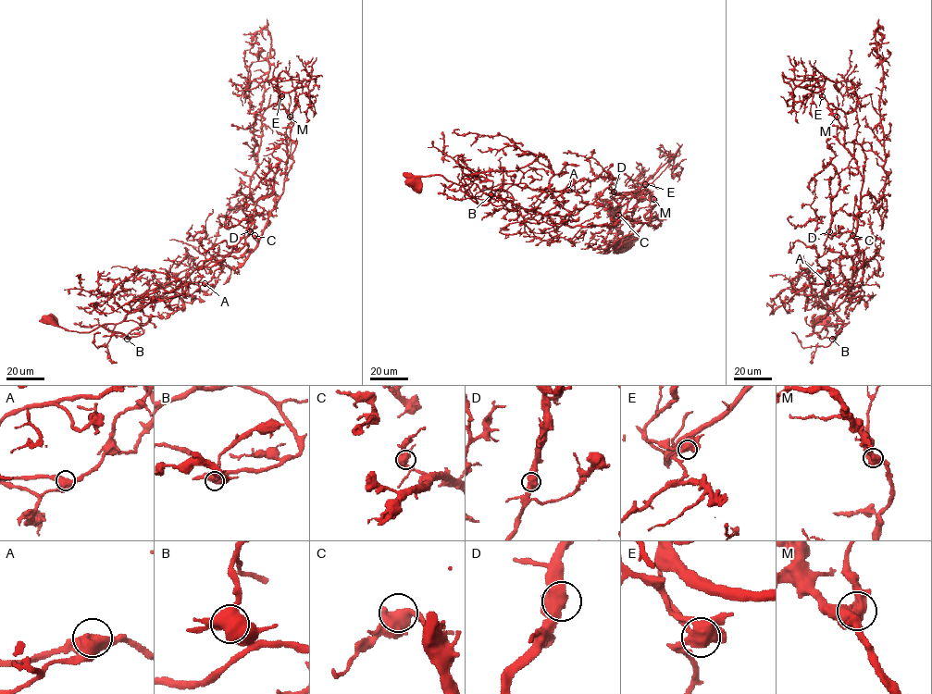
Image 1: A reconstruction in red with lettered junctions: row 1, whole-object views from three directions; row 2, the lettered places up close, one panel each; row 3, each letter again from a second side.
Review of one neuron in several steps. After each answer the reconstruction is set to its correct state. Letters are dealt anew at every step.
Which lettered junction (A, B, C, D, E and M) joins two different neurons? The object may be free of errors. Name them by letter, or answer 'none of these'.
E

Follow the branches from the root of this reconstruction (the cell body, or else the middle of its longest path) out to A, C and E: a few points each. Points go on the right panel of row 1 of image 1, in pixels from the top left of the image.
A: (819, 319), (813, 332), (819, 332), (831, 324), (842, 323), (821, 297), (827, 283)
C: (819, 319), (813, 332), (842, 323), (834, 309), (852, 284), (852, 270), (864, 265), (852, 235)
E: (819, 319), (813, 332), (842, 323), (834, 309), (864, 265), (856, 237), (863, 177), (821, 96)

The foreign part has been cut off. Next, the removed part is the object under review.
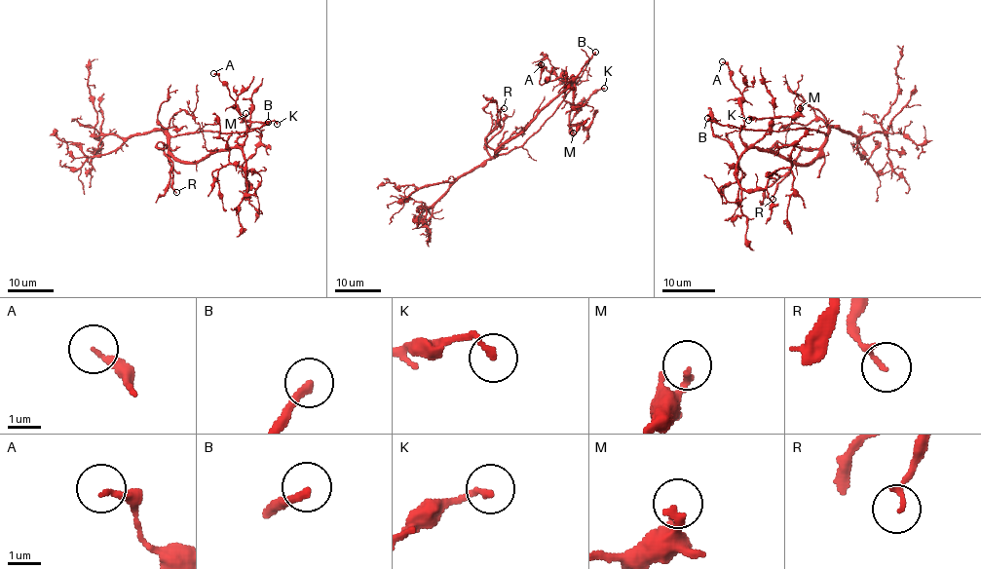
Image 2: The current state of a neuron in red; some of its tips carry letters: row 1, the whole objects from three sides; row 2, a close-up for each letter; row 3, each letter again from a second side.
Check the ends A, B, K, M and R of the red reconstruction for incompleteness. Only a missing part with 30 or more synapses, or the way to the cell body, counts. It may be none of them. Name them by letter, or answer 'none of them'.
B

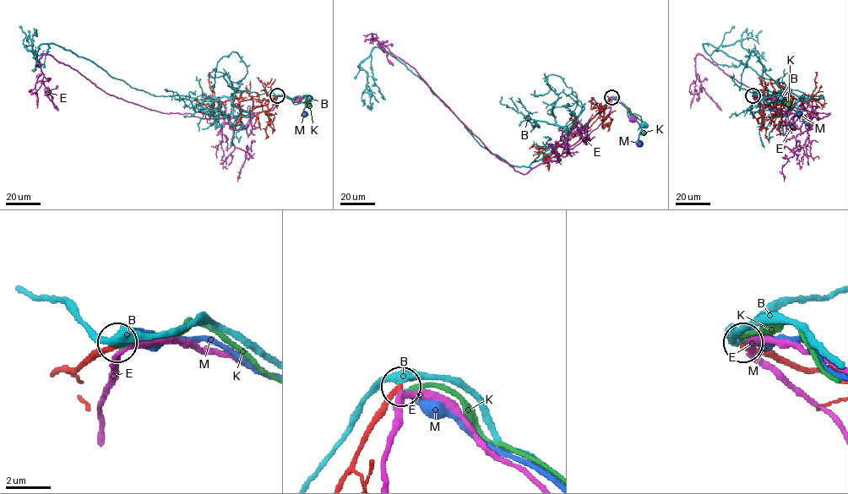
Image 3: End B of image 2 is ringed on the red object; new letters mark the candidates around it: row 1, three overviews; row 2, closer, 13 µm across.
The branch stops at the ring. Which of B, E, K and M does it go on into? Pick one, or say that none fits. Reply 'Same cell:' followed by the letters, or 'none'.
Same cell: none

